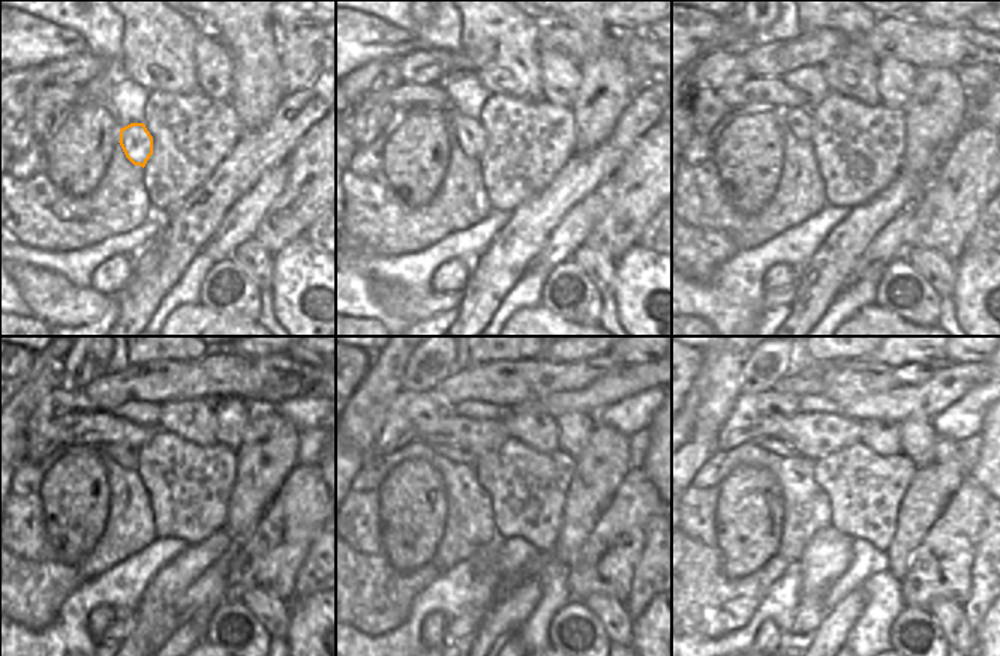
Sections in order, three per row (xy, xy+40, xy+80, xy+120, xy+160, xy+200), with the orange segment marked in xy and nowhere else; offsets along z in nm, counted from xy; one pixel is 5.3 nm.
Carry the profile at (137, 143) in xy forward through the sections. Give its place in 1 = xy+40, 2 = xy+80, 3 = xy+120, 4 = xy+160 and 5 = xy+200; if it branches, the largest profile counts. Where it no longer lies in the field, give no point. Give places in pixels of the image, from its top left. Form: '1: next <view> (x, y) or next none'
1: next xy+40 (468, 132)
2: next xy+80 (798, 120)
3: next xy+120 (125, 457)
4: next xy+160 (456, 455)
5: next xy+200 (789, 452)

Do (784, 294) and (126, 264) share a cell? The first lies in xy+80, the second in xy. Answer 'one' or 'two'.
two

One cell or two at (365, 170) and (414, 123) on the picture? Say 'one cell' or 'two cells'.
two cells

